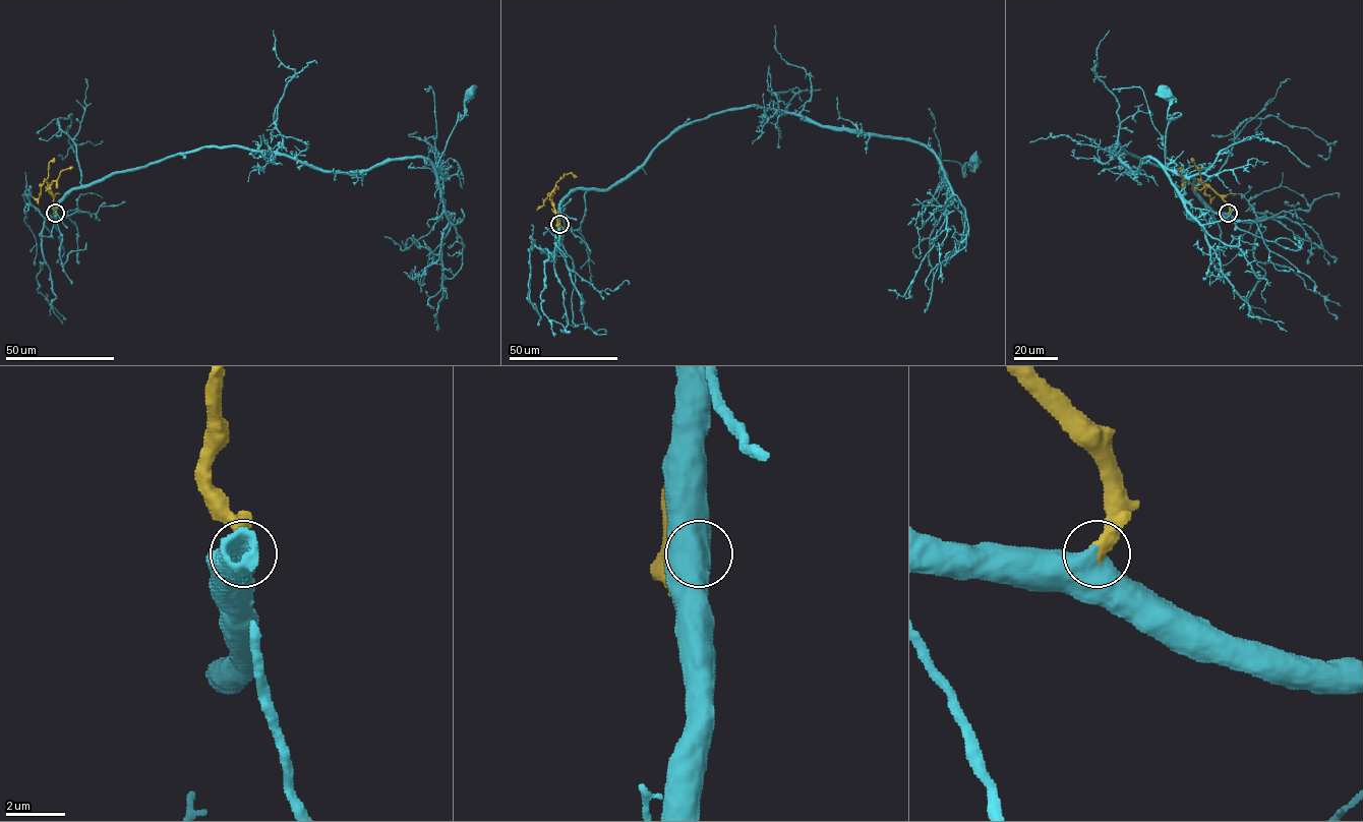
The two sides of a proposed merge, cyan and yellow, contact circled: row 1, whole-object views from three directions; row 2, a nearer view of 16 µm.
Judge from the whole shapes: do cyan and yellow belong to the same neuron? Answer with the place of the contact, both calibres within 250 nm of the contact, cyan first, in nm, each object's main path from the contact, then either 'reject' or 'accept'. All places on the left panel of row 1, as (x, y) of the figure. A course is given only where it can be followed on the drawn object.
(55, 213) | 800/500 nm | cyan via (55, 213), (72, 190), (204, 147), (270, 151), (326, 171), (366, 171), (425, 157), (436, 166), (471, 94) | yellow via (55, 213), (53, 195), (50, 187), (46, 187), (62, 170), (72, 167) | accept

